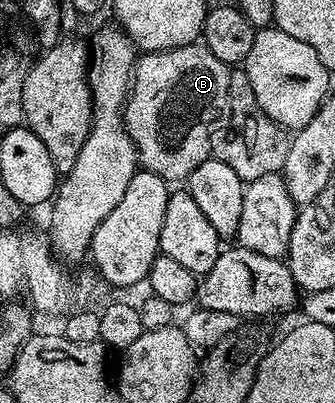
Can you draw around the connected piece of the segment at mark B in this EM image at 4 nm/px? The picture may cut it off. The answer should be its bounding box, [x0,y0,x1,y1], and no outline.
[124,42,229,182]

